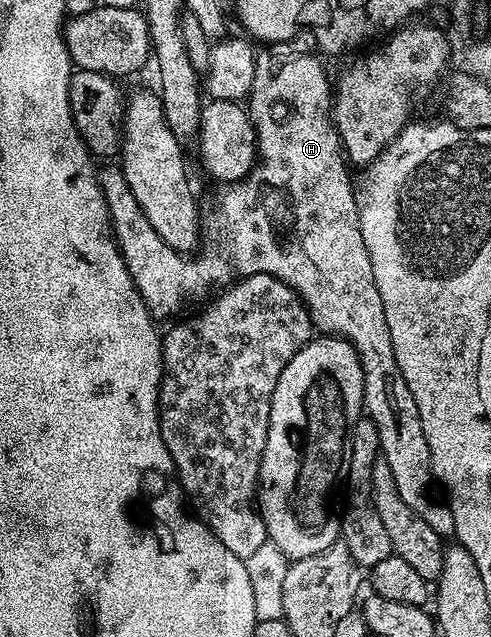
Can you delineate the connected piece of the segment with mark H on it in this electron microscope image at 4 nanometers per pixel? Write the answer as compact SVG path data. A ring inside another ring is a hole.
M260 52L257 53L256 63L254 64L254 84L252 85L252 91L248 93L246 99L246 109L248 115L252 117L252 123L256 128L258 161L241 182L233 182L221 189L224 191L217 196L216 206L203 211L202 241L195 256L179 254L177 250L170 248L170 244L166 244L166 240L162 240L162 236L158 236L158 232L154 232L154 228L150 228L150 220L146 220L142 208L138 208L138 200L134 200L134 192L130 192L130 184L126 184L126 176L119 165L108 166L105 170L103 167L99 171L100 186L104 189L108 211L112 216L112 228L116 231L116 240L120 247L120 254L124 257L124 263L130 272L130 276L134 280L134 284L146 304L146 308L152 313L153 319L156 320L168 318L171 314L178 313L183 308L184 301L187 298L196 298L199 294L206 293L211 286L218 285L219 282L228 284L233 280L239 279L241 276L250 274L269 274L278 280L282 280L291 290L296 291L300 295L300 299L302 299L304 305L308 307L308 314L312 318L313 327L317 331L323 332L328 336L345 338L358 352L360 363L364 369L364 410L367 417L372 418L378 428L380 452L386 460L391 474L394 475L394 484L398 487L398 496L402 496L402 501L410 508L414 508L414 512L418 512L418 516L422 516L422 520L426 520L426 524L430 524L430 528L434 528L434 532L438 532L441 539L451 539L456 533L452 509L441 501L441 499L439 502L432 495L434 479L432 476L432 465L430 464L430 444L426 444L426 432L422 432L422 416L418 416L418 404L414 404L414 395L410 393L406 379L402 376L402 368L398 368L398 360L394 360L394 340L390 340L390 324L386 324L386 308L382 304L382 296L378 296L378 284L374 284L374 268L370 268L370 252L366 252L366 240L362 240L358 194L355 189L352 191L352 178L348 175L350 166L346 161L344 148L340 141L340 134L336 130L333 83L331 81L328 83L328 74L324 71L323 64L312 54L296 54L293 58L279 58L276 54L263 54L263 52Z

